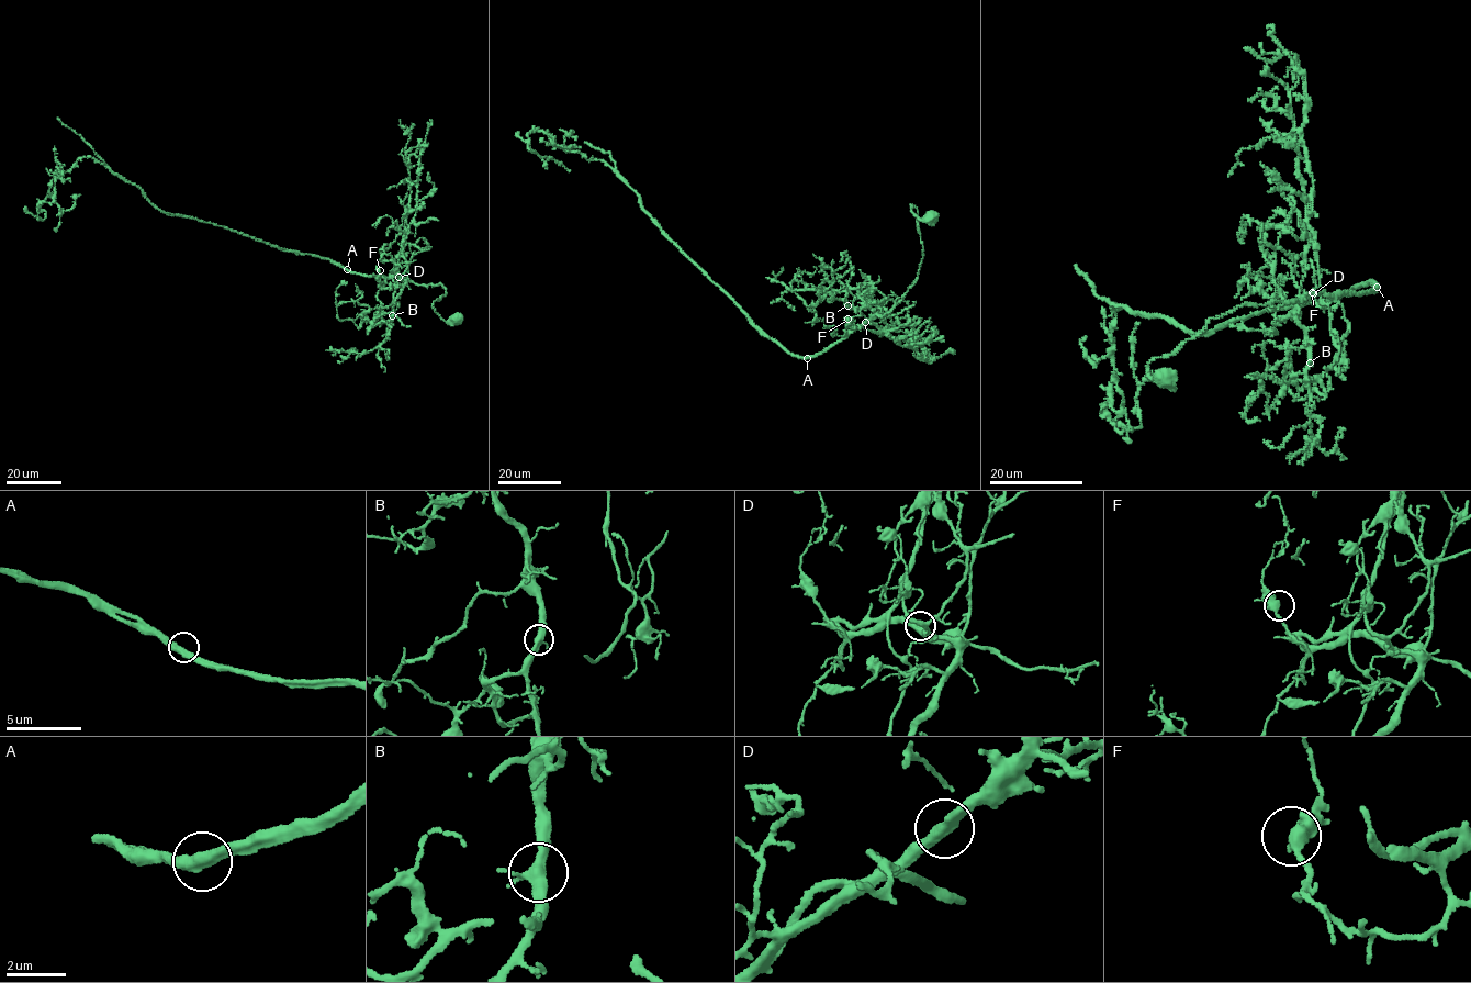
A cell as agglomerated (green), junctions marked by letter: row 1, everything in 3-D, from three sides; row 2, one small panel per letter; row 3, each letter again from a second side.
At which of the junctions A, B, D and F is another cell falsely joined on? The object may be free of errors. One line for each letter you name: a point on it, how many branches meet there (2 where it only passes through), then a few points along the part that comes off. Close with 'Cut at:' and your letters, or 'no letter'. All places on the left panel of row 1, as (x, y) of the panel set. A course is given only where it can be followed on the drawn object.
A: (347, 269) | 2 | (347, 269), (325, 257), (282, 249), (225, 227), (161, 212), (138, 187), (111, 170), (79, 135), (56, 116)
Cut at: A

